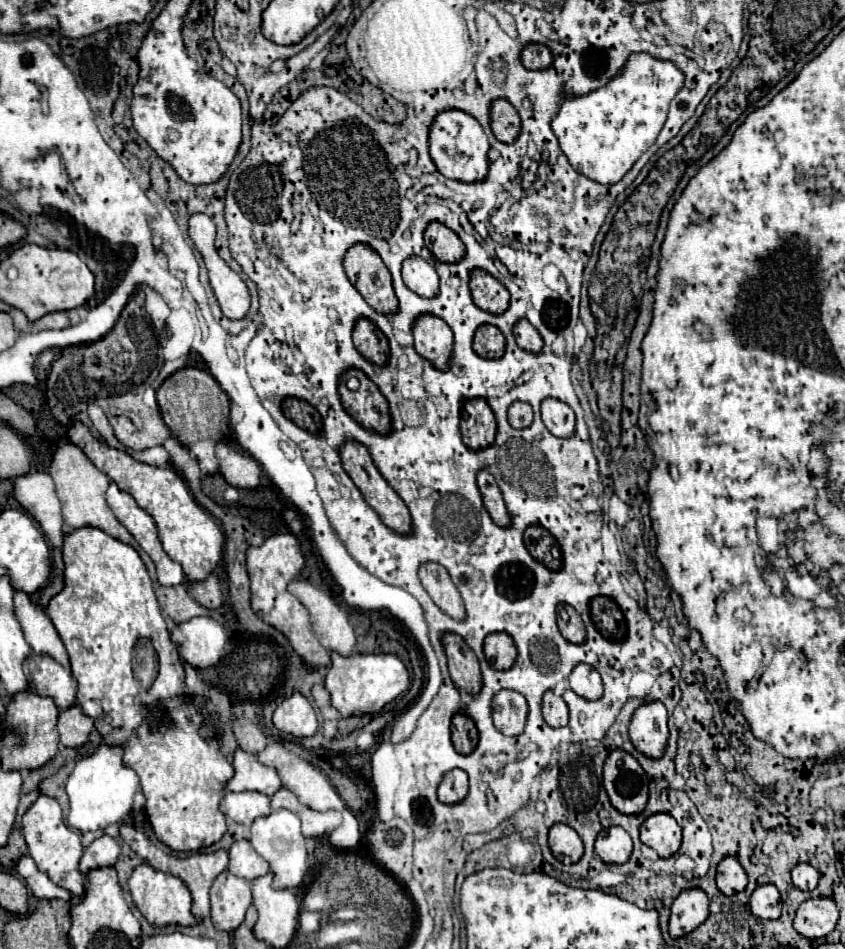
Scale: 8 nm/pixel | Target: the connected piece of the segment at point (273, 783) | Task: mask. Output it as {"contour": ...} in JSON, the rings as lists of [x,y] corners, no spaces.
{"contour":[[[236,749],[234,777],[226,783],[228,791],[260,791],[272,797],[282,787],[278,773],[272,767],[256,761],[256,755]]]}

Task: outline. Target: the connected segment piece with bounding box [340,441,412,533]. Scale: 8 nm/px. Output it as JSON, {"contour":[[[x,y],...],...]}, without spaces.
{"contour":[[[346,441],[340,445],[340,459],[342,459],[342,465],[346,469],[346,473],[350,475],[350,479],[356,483],[356,487],[360,489],[360,493],[364,495],[366,503],[380,515],[380,519],[392,527],[394,531],[400,531],[400,533],[408,533],[412,531],[412,523],[410,523],[410,515],[408,515],[408,507],[404,505],[404,501],[396,495],[396,491],[388,485],[388,481],[380,475],[380,471],[376,469],[368,449],[358,443],[358,441]]]}

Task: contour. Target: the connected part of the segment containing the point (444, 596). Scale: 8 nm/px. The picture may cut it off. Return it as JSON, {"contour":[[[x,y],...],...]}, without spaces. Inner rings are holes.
{"contour":[[[434,561],[422,563],[418,575],[424,589],[442,611],[452,615],[452,619],[464,619],[464,601],[460,599],[460,593],[452,583],[448,571],[440,563]]]}

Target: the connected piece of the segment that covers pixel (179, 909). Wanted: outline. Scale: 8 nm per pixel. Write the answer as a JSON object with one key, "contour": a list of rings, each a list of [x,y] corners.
{"contour":[[[142,863],[134,869],[134,873],[128,881],[128,887],[130,887],[132,899],[138,907],[138,911],[148,919],[148,923],[152,923],[156,927],[170,925],[170,923],[174,923],[174,925],[194,925],[196,923],[196,919],[190,911],[190,903],[192,903],[190,891],[180,877],[156,871],[148,863]]]}

